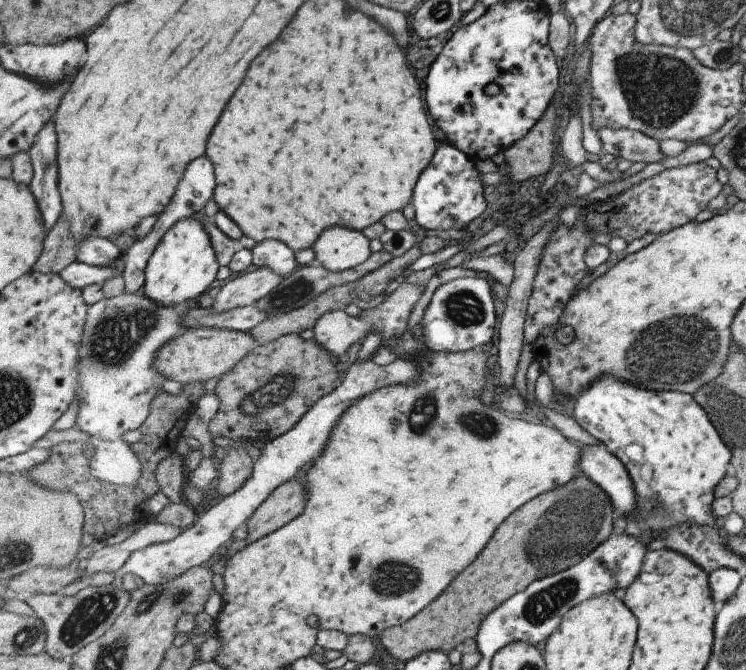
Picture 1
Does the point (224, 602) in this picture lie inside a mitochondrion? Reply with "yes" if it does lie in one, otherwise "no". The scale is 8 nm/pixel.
no

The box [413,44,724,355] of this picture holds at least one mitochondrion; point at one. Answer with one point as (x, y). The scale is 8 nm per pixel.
(659, 89)

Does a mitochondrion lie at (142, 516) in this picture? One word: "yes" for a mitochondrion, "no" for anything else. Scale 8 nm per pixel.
no

